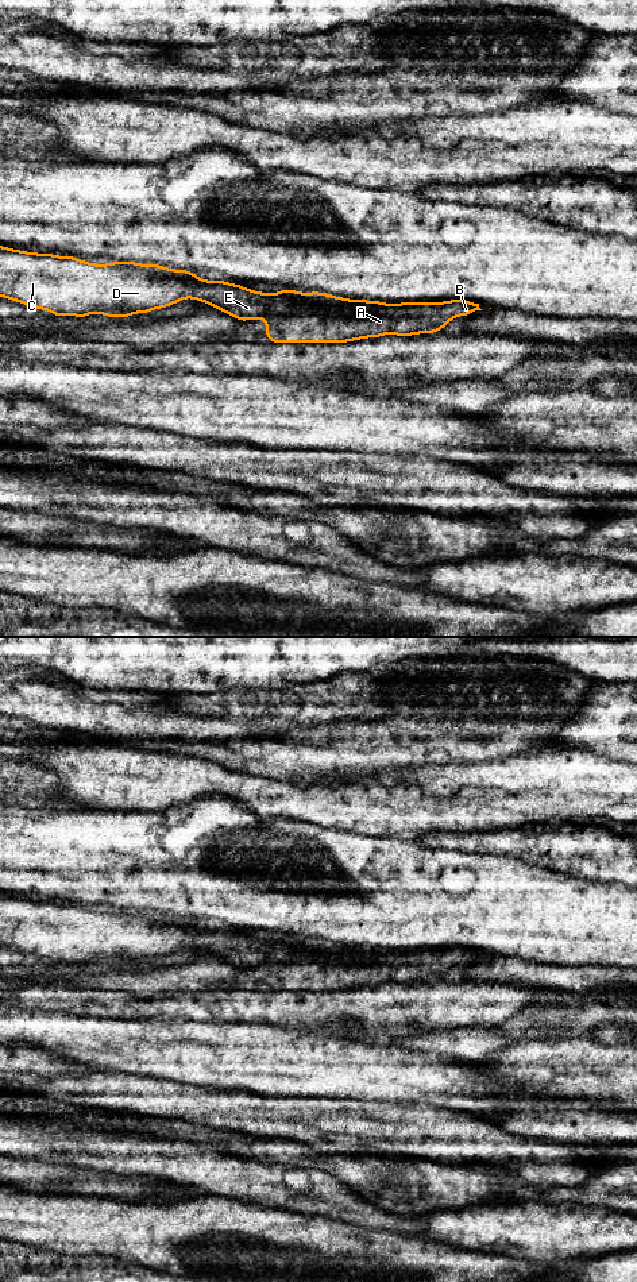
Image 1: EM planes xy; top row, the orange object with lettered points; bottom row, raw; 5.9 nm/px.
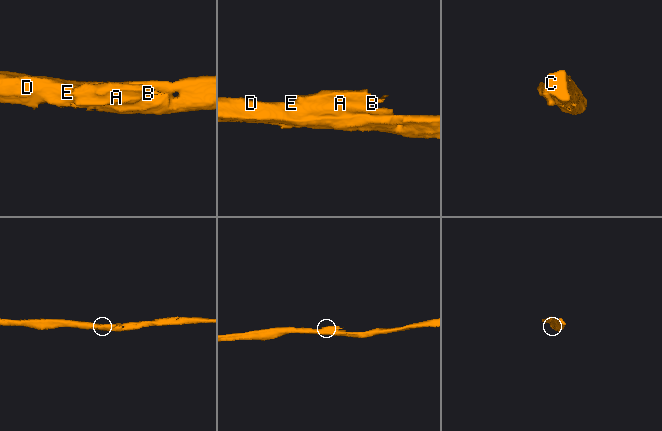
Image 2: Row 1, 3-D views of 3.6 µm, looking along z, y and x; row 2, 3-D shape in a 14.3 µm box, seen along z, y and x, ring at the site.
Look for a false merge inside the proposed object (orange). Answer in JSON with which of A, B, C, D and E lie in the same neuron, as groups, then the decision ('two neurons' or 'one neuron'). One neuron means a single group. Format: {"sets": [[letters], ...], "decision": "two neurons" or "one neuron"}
{"sets": [["A", "B"], ["C", "D", "E"]], "decision": "two neurons"}

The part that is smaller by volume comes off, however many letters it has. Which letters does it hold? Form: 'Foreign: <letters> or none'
Foreign: A, B

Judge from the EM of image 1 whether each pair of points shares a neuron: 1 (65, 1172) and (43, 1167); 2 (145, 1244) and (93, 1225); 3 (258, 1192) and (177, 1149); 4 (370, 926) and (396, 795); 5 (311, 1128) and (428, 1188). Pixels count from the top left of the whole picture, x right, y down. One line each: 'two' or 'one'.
1: one
2: one
3: one
4: two
5: two

